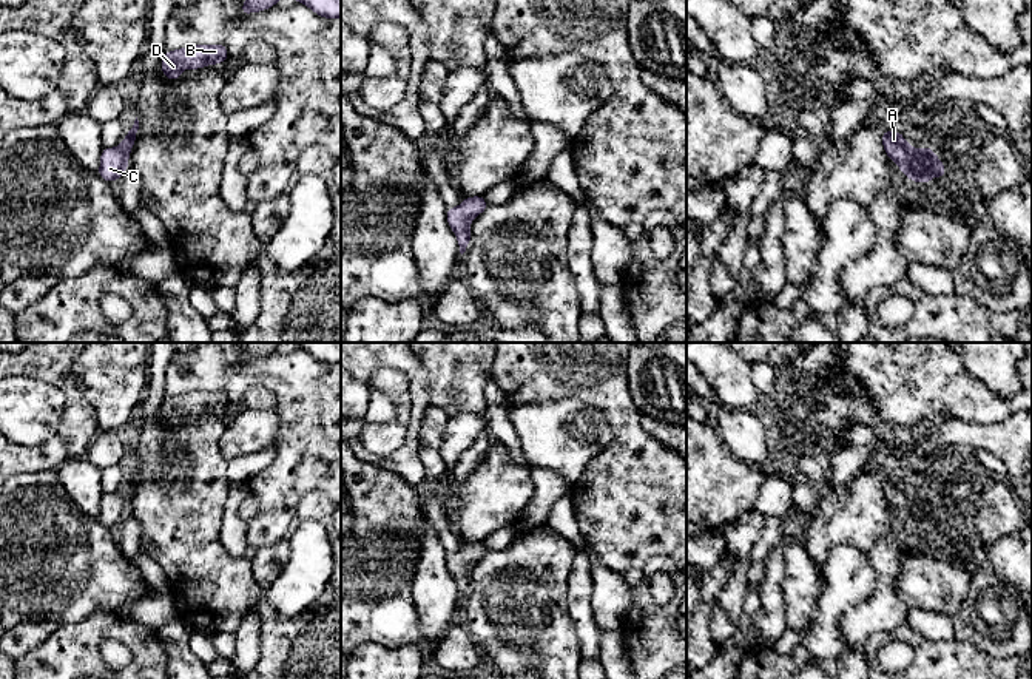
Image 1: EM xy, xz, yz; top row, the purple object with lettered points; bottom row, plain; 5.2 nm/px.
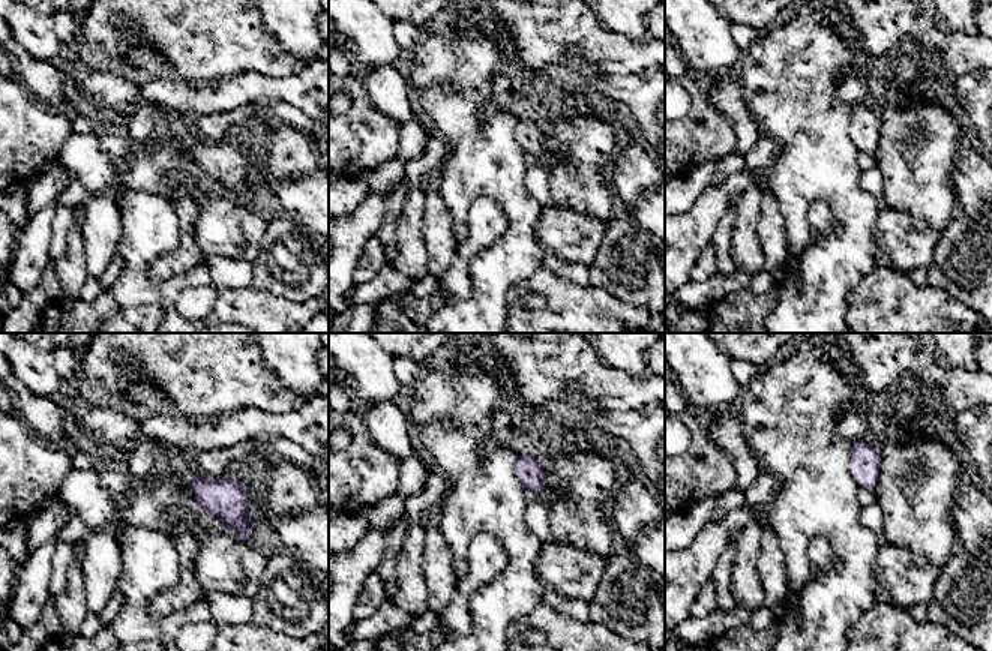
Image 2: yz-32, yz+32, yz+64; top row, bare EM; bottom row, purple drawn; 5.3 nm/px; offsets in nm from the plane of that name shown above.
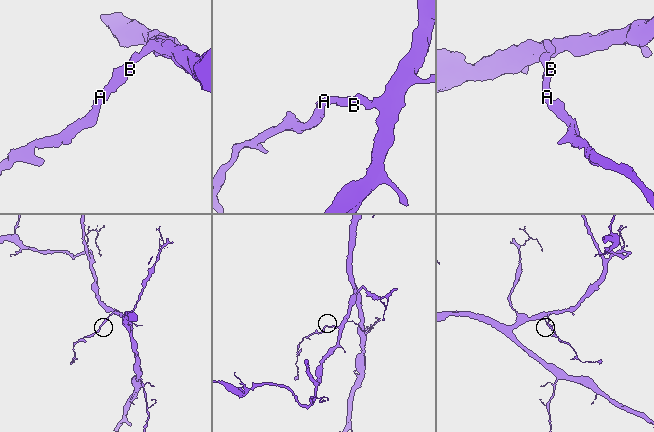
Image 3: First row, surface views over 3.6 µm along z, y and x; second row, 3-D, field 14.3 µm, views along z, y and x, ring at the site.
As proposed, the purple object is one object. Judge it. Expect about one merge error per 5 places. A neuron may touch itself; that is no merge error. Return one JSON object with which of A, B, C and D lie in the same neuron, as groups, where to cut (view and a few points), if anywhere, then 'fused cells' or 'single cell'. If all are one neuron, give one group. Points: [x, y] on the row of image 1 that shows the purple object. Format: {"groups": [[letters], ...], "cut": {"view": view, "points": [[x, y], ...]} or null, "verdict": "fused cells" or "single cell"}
{"groups": [["A", "B", "C", "D"]], "cut": null, "verdict": "single cell"}

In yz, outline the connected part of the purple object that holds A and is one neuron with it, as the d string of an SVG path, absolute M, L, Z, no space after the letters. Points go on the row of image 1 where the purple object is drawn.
M884 130L881 139L889 159L898 164L898 168L909 176L912 182L932 184L932 177L946 179L944 164L936 157L932 148L921 147L913 150L902 137L901 131Z

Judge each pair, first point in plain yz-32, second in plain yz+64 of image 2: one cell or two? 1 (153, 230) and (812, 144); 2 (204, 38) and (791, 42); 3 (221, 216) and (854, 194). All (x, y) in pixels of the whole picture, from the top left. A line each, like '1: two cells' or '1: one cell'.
1: two cells
2: two cells
3: two cells

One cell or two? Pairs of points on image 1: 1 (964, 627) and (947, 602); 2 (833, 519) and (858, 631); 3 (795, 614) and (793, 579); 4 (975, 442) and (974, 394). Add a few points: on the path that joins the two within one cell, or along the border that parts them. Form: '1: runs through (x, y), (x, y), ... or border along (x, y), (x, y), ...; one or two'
1: border along (971, 581), (963, 607), (954, 618); two
2: runs through (864, 539), (884, 559), (884, 601); one
3: runs through (795, 605), (795, 588); one
4: border along (1011, 414), (991, 423), (944, 420); two

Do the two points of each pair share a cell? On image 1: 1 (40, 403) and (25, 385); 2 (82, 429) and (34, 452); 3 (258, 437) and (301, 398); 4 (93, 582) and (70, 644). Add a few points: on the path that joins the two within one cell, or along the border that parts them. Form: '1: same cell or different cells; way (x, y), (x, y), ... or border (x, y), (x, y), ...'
1: same cell; way (39, 398), (30, 389)
2: same cell; way (70, 440), (56, 451), (47, 451)
3: different cells; border (276, 408), (279, 429), (273, 443)
4: different cells; border (111, 610), (94, 610), (77, 622), (56, 625)

